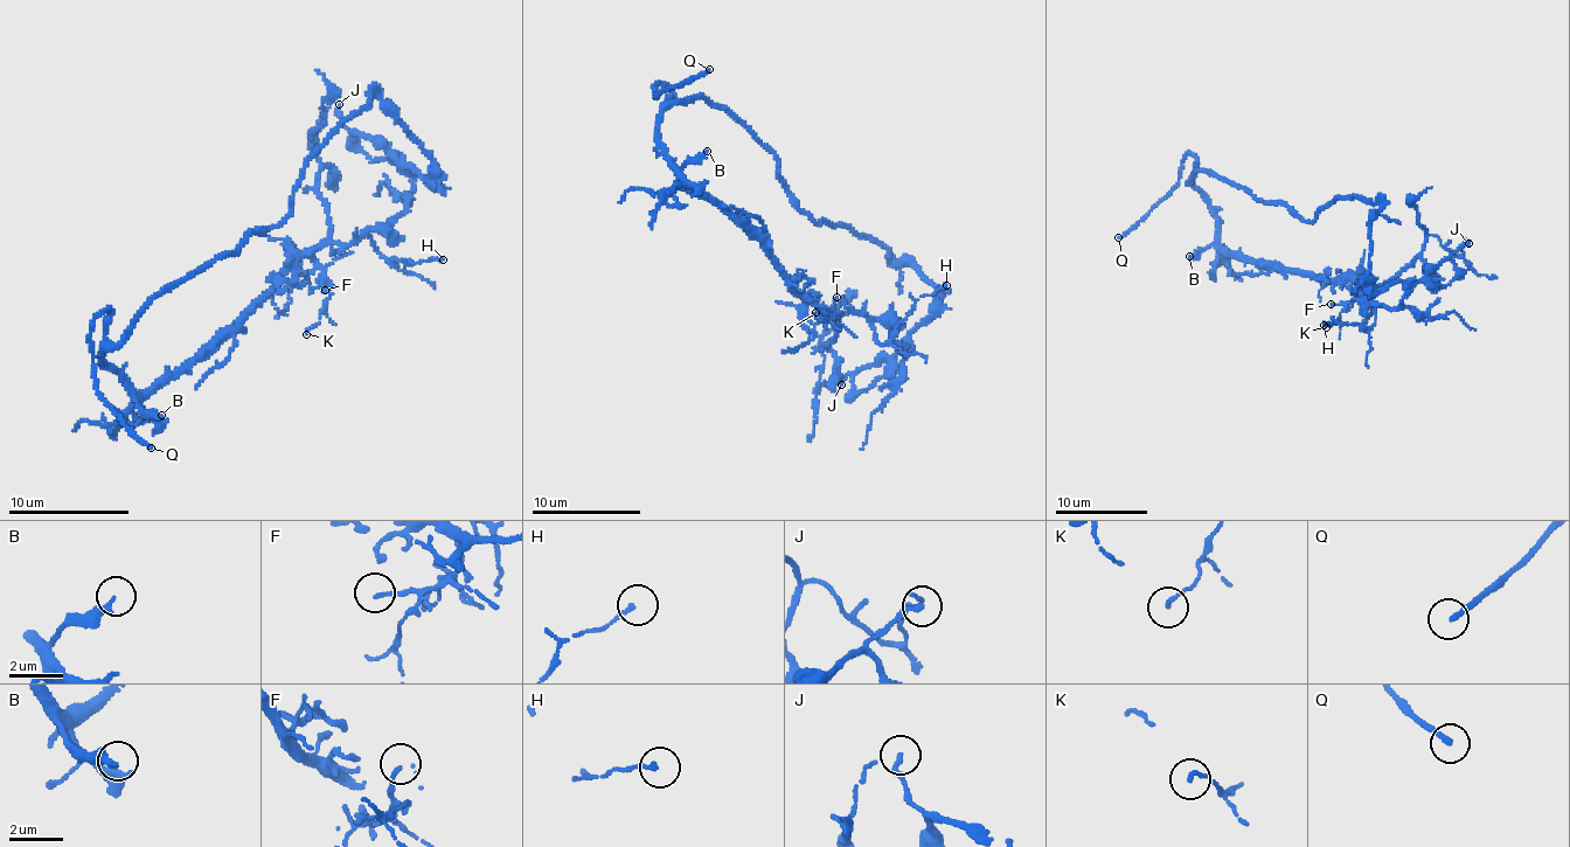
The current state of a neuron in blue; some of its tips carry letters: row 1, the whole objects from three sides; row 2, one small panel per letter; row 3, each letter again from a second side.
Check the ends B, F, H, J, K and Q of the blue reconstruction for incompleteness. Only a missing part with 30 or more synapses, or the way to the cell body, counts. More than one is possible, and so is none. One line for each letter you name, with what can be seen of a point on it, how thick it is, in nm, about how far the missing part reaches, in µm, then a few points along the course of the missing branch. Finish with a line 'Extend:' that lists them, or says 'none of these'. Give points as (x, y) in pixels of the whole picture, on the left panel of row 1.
Q: (151, 448) | 200 nm | 35 µm
Extend: Q

